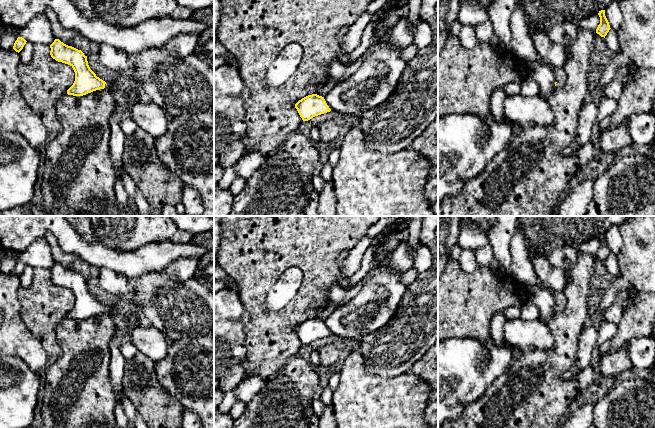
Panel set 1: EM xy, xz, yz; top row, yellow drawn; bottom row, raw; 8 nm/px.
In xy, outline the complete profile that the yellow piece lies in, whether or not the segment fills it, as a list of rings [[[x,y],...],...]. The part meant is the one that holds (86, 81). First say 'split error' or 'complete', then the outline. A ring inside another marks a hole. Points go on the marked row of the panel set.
split error | [[[55,39],[50,48],[53,59],[70,65],[75,72],[75,81],[67,90],[68,95],[83,96],[96,90],[112,88],[111,83],[103,81],[90,69],[87,56],[81,50],[68,46],[59,39]]]

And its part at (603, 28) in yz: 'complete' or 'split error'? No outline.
complete

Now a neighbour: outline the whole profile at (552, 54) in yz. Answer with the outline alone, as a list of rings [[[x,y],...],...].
[[[537,28],[530,29],[530,36],[543,63],[557,68],[564,67],[568,58],[567,46],[552,43],[548,37],[547,31],[538,30]]]

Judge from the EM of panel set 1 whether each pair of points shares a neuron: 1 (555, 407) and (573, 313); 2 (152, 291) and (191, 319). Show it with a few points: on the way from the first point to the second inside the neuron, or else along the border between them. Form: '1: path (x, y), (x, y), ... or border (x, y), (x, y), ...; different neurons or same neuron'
1: path (555, 384), (555, 363), (564, 354), (568, 336); same neuron
2: path (162, 296), (173, 307), (181, 309); same neuron

